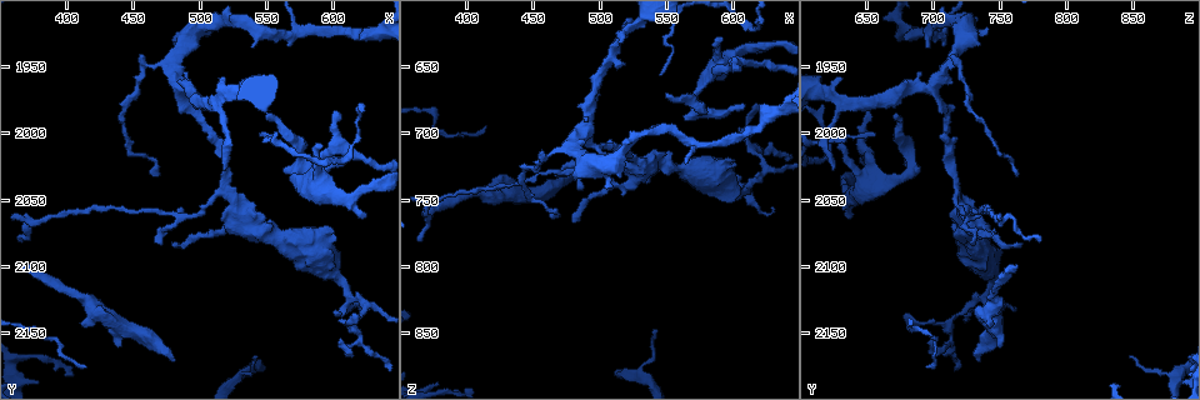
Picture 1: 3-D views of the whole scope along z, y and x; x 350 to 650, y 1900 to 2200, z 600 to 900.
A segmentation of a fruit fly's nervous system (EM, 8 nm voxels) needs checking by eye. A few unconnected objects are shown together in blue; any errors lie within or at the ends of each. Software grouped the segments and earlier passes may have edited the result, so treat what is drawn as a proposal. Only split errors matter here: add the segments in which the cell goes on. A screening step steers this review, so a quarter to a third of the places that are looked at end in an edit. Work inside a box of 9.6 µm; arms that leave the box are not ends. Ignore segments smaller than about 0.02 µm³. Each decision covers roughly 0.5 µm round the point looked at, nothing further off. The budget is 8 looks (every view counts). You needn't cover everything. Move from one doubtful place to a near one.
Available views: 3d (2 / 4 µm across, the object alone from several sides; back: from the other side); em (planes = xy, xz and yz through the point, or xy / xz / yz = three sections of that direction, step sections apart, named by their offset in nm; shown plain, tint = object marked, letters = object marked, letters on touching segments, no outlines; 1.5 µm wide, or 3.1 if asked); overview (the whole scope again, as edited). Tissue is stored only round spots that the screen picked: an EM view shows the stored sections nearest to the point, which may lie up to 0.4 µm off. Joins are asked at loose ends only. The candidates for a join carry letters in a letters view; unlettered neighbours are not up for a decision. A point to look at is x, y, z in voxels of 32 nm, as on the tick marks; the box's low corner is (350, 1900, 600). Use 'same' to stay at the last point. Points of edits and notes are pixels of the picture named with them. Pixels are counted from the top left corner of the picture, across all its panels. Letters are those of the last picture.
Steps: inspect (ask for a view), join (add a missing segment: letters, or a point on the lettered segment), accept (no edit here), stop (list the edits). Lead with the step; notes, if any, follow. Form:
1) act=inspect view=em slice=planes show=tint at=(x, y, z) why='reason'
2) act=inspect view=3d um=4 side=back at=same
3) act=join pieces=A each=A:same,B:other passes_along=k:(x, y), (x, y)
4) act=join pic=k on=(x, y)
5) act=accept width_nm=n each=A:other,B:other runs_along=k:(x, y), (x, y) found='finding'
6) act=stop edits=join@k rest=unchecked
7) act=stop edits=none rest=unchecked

act=inspect view=3d um=2 at=(590, 2010, 630) why='branch stops here'

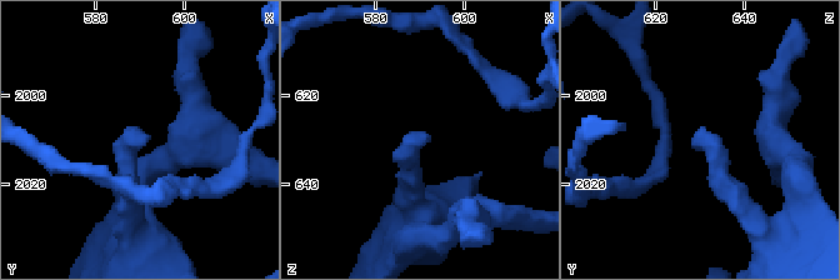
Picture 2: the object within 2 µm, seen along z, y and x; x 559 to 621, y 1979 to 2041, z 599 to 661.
act=inspect view=em slice=planes show=letters at=(591, 2009, 629) why='shape alone is not enough'

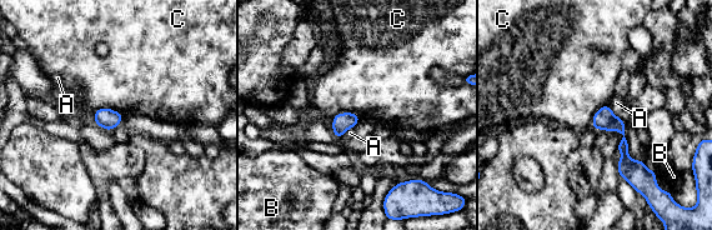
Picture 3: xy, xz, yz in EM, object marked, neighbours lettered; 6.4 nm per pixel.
act=accept longest_contact=C:200nm each=A:other,B:other,C:other border=3:(93, 113), (111, 108), (124, 114) found='no lettered segment goes on from it'

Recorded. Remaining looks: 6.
act=inspect view=3d um=2 at=(548, 1990, 674) why='free end'

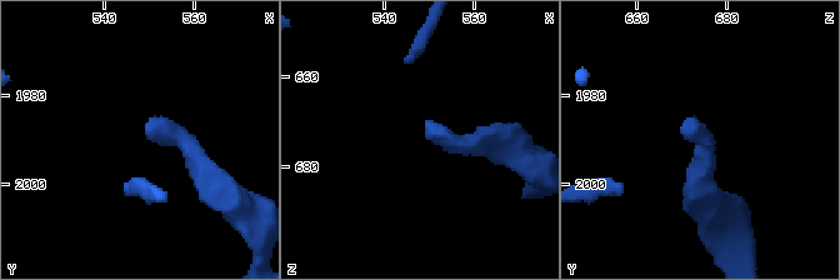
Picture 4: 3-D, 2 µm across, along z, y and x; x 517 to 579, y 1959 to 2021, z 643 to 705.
act=inspect view=em slice=planes show=letters at=(548, 1988, 672) why='need the tissue'

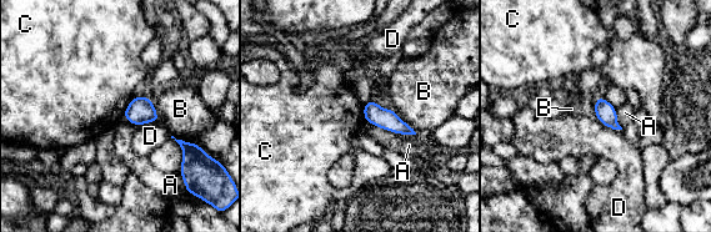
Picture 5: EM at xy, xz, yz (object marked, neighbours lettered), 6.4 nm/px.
act=accept width_nm=130 each=A:other,B:other,C:other,D:other found='no lettered segment goes on from it'

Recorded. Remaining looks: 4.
act=inspect view=3d um=2 at=(520, 2026, 626) why='thin end'

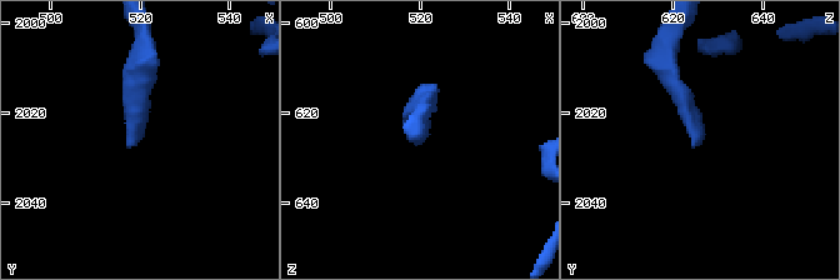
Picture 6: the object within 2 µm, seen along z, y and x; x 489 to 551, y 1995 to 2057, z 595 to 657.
act=inspect view=em slice=xy step=4 show=letters at=(519, 2027, 627)

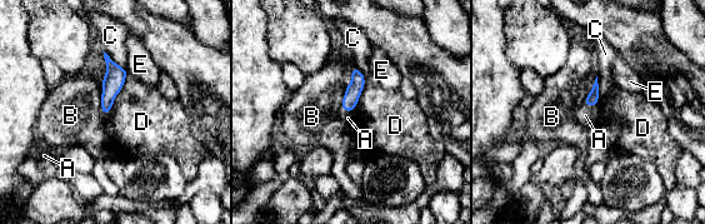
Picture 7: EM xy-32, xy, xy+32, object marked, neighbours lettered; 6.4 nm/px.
act=inspect view=em slice=yz step=4 show=letters at=same why='another direction'

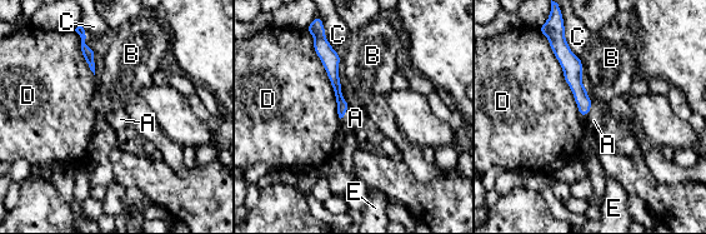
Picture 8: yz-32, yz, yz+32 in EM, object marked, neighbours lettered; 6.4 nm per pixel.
act=join pieces=A width_nm=80 each=A:same,B:other,C:other,D:other,E:other passes_along=8:(572, 76), (589, 111), (594, 120) found='it goes on there'

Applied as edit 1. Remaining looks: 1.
act=stop edits=join@8 rest=unchecked

